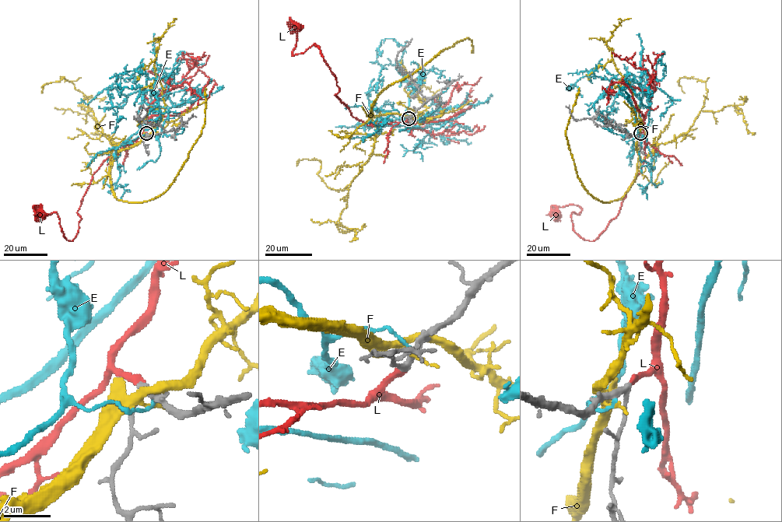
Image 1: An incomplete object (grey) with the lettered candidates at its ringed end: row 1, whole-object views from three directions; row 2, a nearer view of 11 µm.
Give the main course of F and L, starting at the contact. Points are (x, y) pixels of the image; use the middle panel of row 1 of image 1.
F: (411, 115), (376, 117), (370, 114), (371, 105), (390, 85), (457, 41), (468, 38), (472, 53)
L: (408, 119), (369, 124), (354, 117), (334, 95), (339, 91), (337, 80), (315, 43), (292, 54), (295, 27)

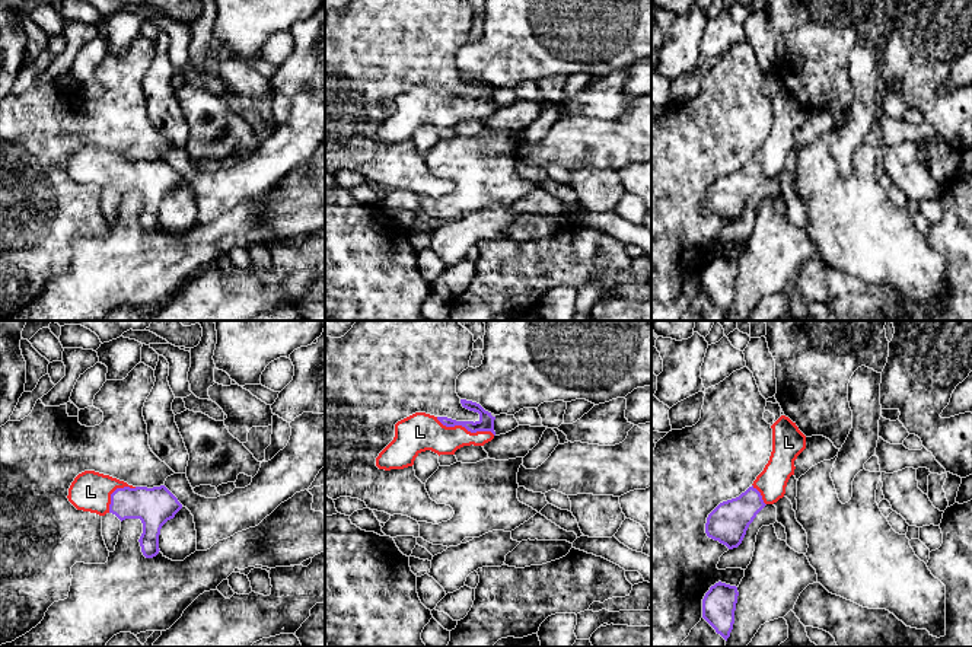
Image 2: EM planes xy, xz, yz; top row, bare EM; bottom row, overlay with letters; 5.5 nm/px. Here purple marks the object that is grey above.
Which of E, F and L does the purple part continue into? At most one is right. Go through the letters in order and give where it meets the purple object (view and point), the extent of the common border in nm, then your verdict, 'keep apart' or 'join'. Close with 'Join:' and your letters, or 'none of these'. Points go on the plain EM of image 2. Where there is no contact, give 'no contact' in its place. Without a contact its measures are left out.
E: no contact; keep apart
F: no contact; keep apart
L: meets purple in xz at (465, 101); contact 340 nm long; join
Join: L

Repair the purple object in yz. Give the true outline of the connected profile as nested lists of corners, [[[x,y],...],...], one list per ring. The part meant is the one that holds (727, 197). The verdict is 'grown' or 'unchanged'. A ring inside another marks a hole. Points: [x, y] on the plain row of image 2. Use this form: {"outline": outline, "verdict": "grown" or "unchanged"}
{"outline": [[[781,89],[772,99],[772,125],[764,144],[739,170],[720,176],[707,191],[705,207],[729,223],[737,221],[756,188],[785,168],[794,134],[806,122],[806,109]]], "verdict": "grown"}

